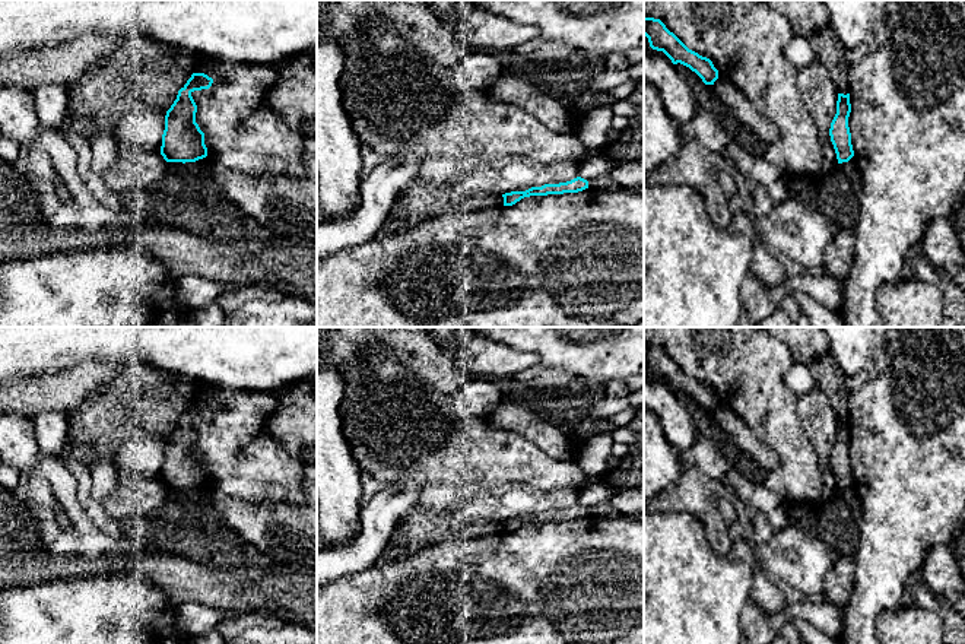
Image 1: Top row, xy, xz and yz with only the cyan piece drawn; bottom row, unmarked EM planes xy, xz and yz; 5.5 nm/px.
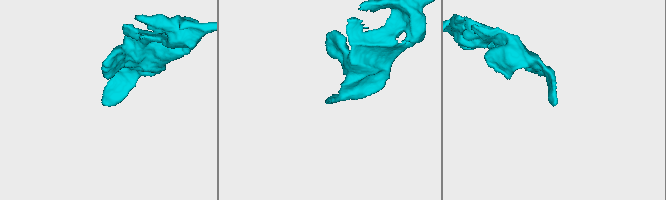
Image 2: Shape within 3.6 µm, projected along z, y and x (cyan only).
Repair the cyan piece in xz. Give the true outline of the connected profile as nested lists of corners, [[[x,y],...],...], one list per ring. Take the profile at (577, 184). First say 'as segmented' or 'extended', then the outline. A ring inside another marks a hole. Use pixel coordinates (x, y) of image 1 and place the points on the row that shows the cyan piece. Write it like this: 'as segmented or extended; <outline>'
as segmented; [[[577,177],[566,183],[559,184],[545,184],[542,187],[531,187],[526,191],[511,191],[502,194],[504,206],[512,206],[524,197],[530,196],[547,196],[547,194],[564,194],[564,193],[578,193],[588,188],[588,181]]]

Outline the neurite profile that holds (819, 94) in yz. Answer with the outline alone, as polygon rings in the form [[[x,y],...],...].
[[[818,60],[799,69],[797,82],[801,98],[815,118],[822,140],[822,175],[829,175],[838,164],[829,129],[837,114],[838,89],[826,67]]]

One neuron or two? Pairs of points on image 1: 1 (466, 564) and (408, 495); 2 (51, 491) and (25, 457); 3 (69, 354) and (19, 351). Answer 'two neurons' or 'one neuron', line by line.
1: two neurons
2: two neurons
3: one neuron

